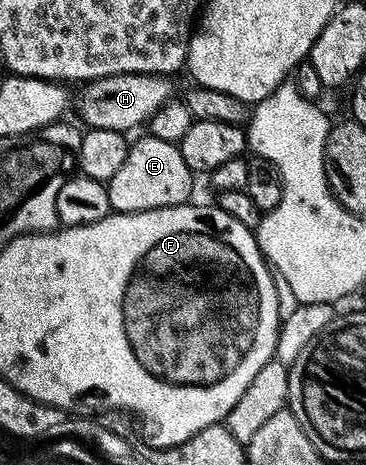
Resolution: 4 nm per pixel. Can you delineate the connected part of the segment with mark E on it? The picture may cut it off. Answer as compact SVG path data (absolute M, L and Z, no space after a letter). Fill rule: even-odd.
M146 134L143 140L134 140L128 150L128 158L124 158L124 166L119 172L112 174L106 184L108 202L115 213L147 212L157 208L174 208L177 204L187 203L191 199L190 191L194 188L195 173L190 171L188 162L184 162L179 145L172 142L160 142L160 138Z

